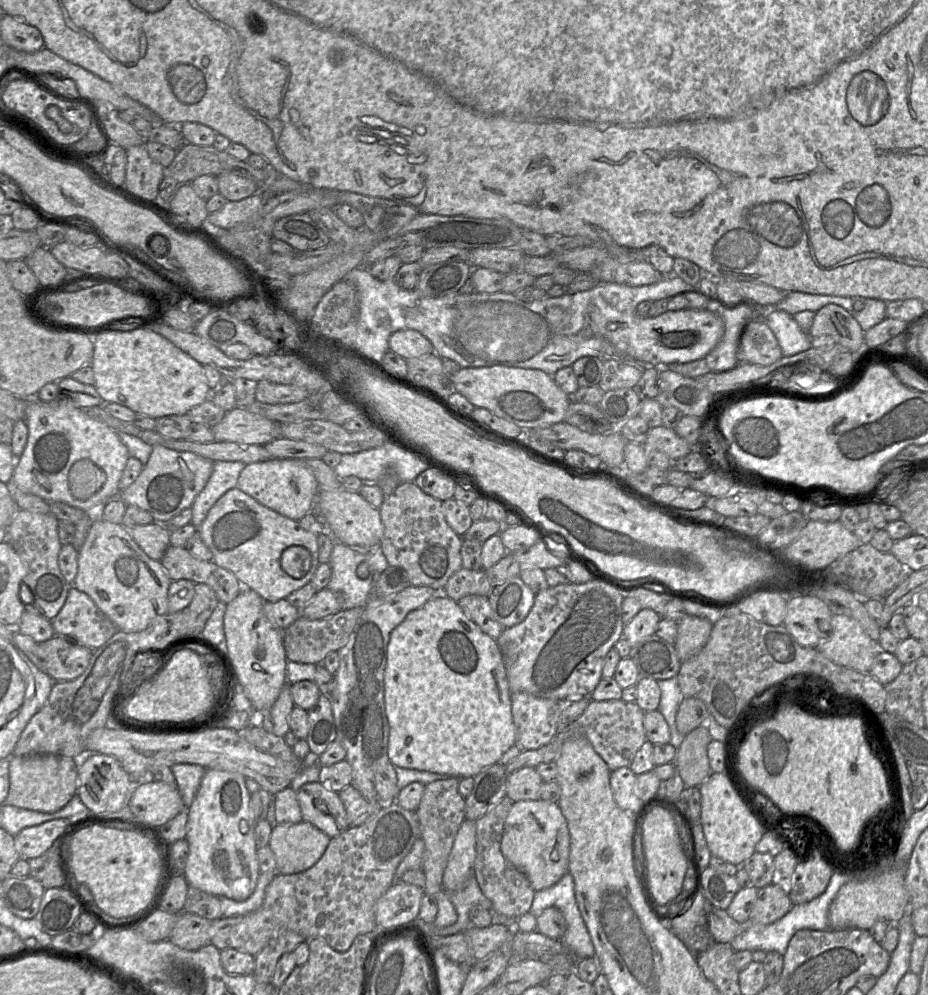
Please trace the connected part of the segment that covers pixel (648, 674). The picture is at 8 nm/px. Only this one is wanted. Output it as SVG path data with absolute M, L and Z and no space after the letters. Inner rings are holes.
M655 633L632 647L629 658L635 663L640 678L666 680L676 677L681 666L674 644Z

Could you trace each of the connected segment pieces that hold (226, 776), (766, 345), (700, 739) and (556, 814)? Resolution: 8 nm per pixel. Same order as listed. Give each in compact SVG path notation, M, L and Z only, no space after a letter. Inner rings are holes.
M206 769L196 796L187 809L185 839L189 845L183 872L189 886L234 901L246 900L255 890L260 874L245 777L239 773Z
M749 321L739 340L739 362L768 366L783 357L779 343L763 321Z
M700 726L685 735L677 749L673 763L685 788L699 787L712 774L707 755L711 741L708 729Z
M522 800L514 802L504 823L501 852L523 872L535 892L547 889L569 873L570 834L567 821L556 802Z

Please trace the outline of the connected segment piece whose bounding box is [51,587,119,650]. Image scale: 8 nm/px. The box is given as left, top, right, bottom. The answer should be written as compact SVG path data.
M75 587L70 588L63 607L51 622L56 635L71 637L70 640L91 650L119 631L93 600Z

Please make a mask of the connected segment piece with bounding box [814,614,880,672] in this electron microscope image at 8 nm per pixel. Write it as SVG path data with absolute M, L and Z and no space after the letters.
M832 614L832 634L817 648L834 663L869 672L880 650L861 624L846 615Z

